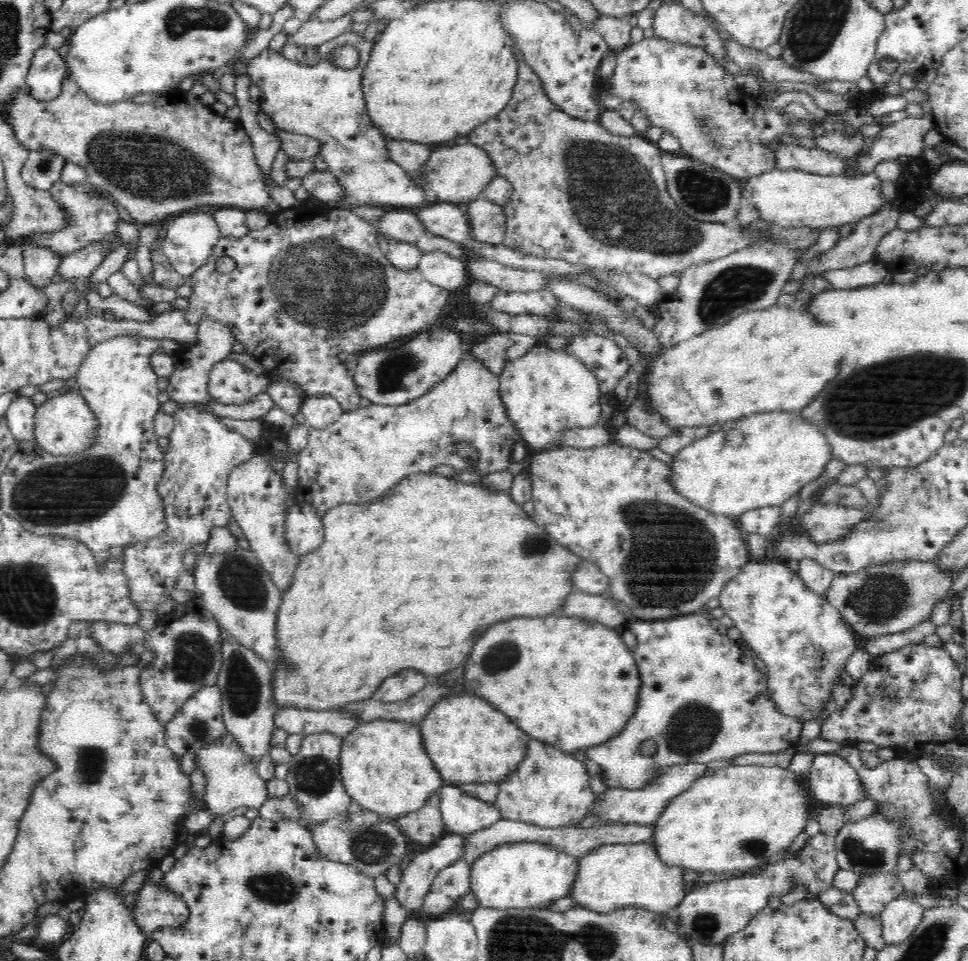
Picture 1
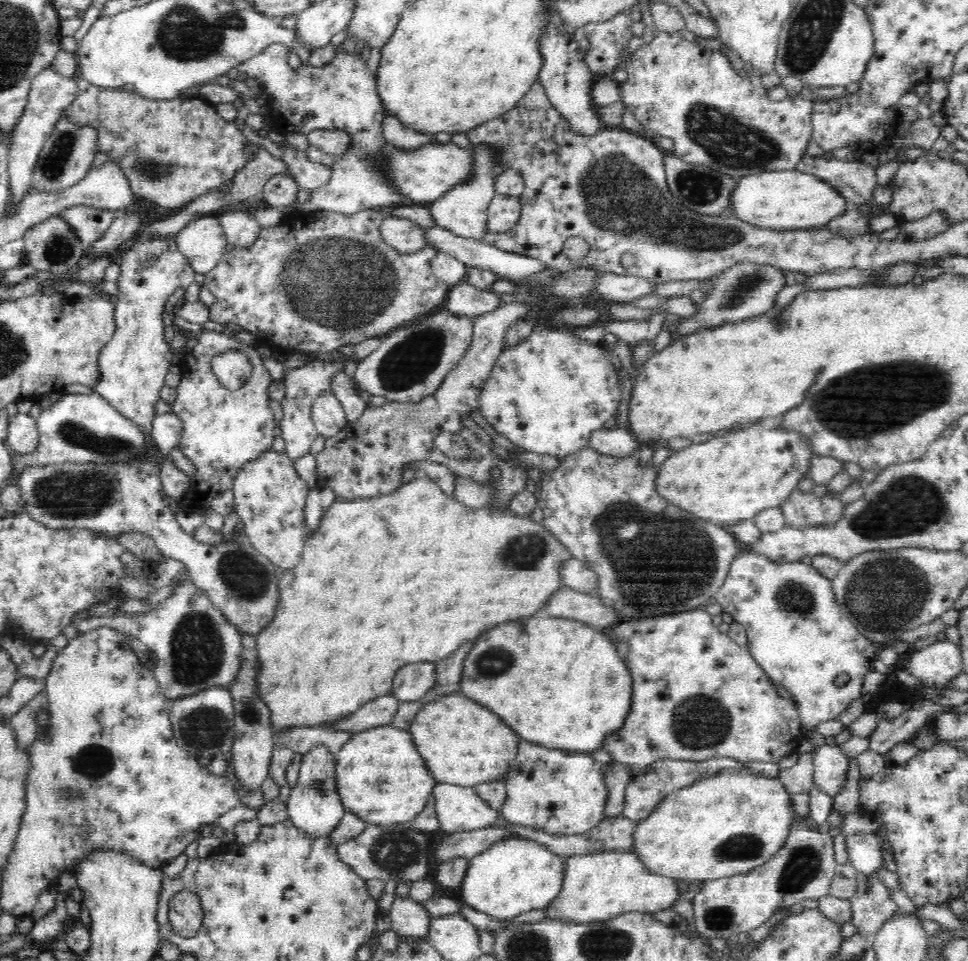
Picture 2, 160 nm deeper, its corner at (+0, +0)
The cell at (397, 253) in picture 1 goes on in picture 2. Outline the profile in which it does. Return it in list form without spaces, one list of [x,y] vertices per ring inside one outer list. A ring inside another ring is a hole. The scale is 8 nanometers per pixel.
[[[385,214],[379,228],[386,245],[398,253],[418,253],[426,245],[422,226],[407,218]]]

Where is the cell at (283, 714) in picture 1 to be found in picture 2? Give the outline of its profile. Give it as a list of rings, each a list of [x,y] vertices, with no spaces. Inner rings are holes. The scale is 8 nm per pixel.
[[[390,693],[389,695],[384,695],[367,702],[364,706],[360,707],[360,710],[358,710],[354,716],[350,716],[348,720],[333,723],[332,727],[325,728],[333,728],[333,730],[336,731],[348,731],[348,733],[360,733],[361,731],[366,731],[373,727],[388,725],[392,721],[392,718],[394,718],[394,715],[398,712],[398,705],[400,703],[401,701],[397,700],[397,698]]]

